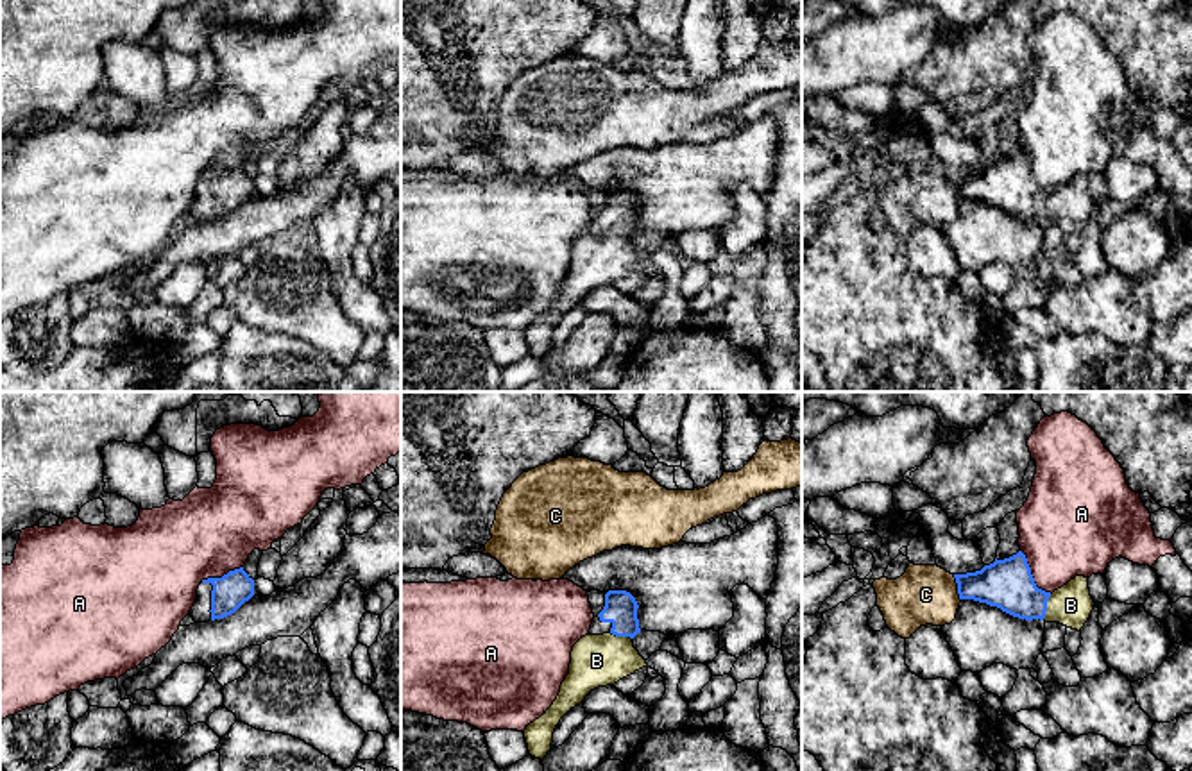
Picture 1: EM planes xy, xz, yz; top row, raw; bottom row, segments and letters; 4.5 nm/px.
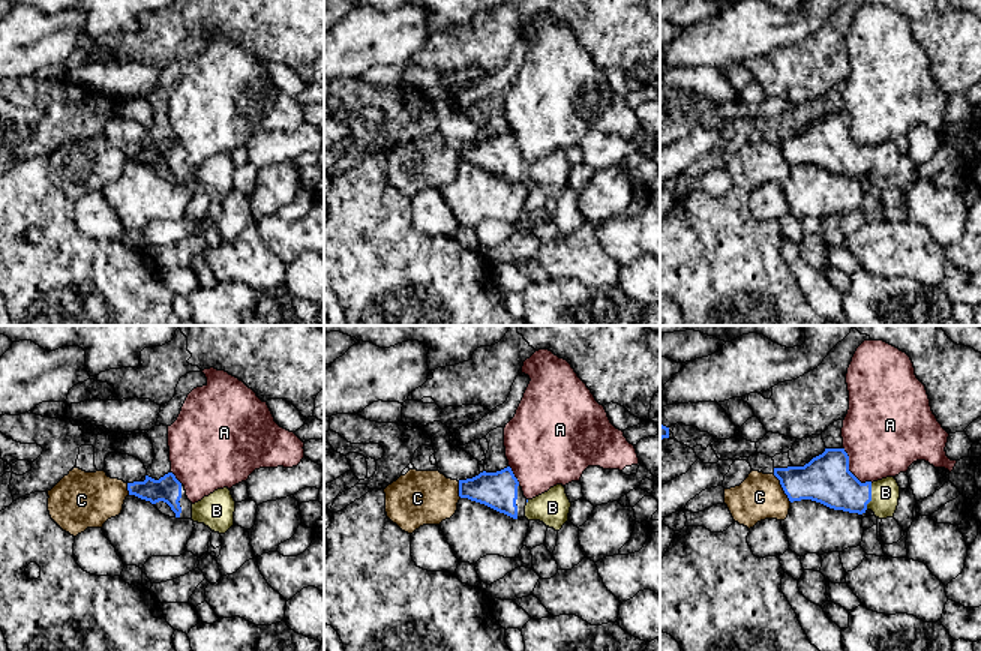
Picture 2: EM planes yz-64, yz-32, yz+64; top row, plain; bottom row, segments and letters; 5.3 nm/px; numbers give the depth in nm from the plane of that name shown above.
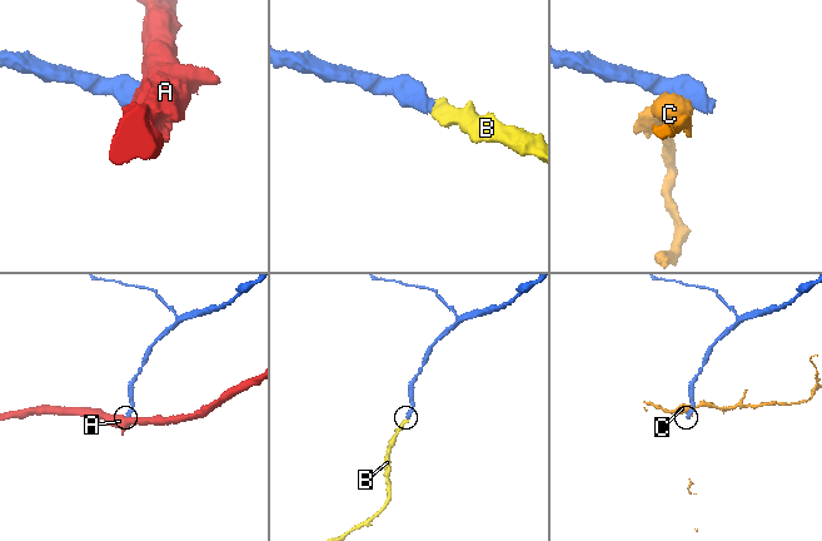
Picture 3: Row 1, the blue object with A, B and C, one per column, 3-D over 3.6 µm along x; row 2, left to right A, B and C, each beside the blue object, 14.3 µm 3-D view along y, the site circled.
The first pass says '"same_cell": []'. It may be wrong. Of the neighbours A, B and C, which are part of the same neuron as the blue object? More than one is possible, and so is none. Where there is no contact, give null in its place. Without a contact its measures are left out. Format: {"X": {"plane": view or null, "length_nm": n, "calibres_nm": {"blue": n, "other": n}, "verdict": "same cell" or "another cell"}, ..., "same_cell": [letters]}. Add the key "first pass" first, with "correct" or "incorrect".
{"first pass": "incorrect", "A": {"plane": "yz", "length_nm": 240, "calibres_nm": {"blue": 220, "other": 420}, "verdict": "another cell"}, "B": {"plane": "yz", "length_nm": 130, "calibres_nm": {"blue": 220, "other": 190}, "verdict": "same cell"}, "C": {"plane": "yz", "length_nm": 120, "calibres_nm": {"blue": 220, "other": 280}, "verdict": "another cell"}, "same_cell": ["B"]}

